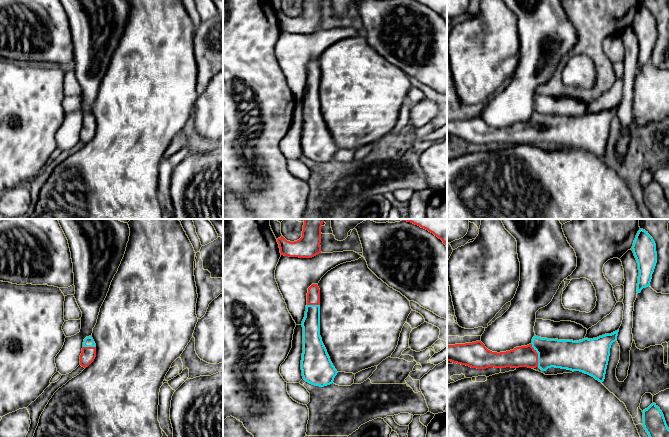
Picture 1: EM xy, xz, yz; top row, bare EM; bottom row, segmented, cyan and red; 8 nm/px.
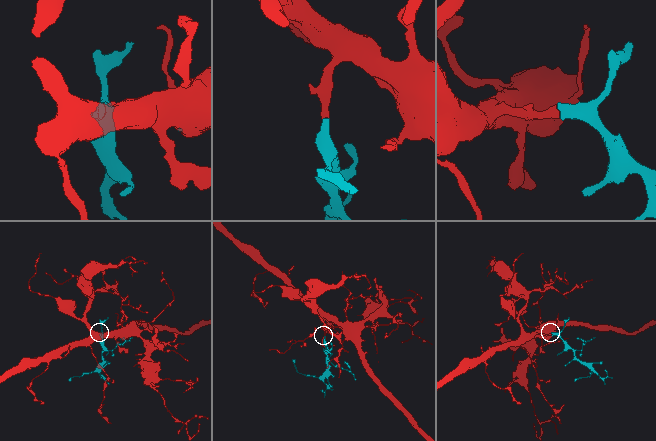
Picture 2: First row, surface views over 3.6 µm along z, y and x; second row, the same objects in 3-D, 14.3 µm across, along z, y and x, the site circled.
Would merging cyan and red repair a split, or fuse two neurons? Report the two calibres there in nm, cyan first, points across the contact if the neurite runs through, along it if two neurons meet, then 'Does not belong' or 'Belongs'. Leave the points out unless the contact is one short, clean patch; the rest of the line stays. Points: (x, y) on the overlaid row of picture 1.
Thickness 240 nm (cyan) against 180 nm. Path across: yz (566, 354), (538, 355), (525, 356). Belongs

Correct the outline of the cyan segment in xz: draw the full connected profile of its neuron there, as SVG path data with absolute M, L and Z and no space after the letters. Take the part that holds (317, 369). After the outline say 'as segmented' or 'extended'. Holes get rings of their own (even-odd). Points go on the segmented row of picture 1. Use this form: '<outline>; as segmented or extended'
M317 284L308 288L303 327L301 370L303 379L315 386L333 383L337 370L333 366L320 336L320 289Z; extended

